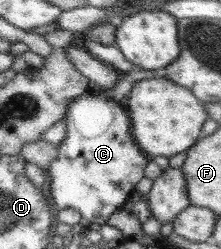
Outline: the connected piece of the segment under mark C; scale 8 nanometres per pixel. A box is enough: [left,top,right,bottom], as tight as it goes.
[46,93,150,224]

